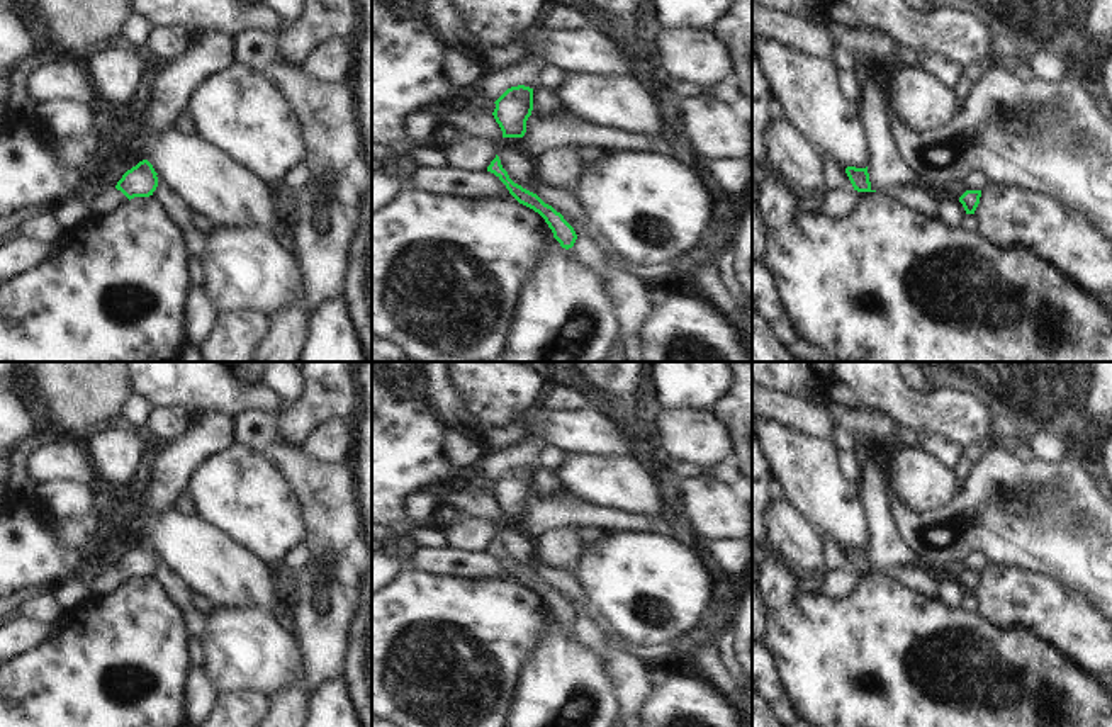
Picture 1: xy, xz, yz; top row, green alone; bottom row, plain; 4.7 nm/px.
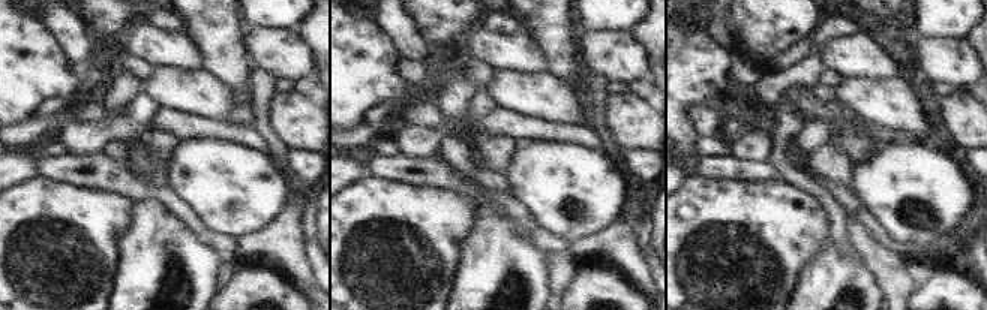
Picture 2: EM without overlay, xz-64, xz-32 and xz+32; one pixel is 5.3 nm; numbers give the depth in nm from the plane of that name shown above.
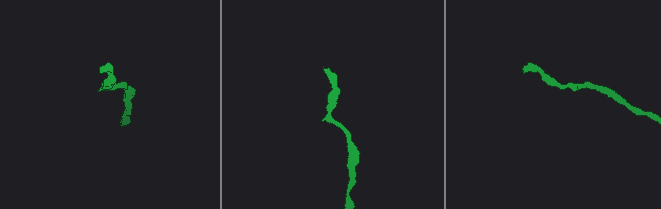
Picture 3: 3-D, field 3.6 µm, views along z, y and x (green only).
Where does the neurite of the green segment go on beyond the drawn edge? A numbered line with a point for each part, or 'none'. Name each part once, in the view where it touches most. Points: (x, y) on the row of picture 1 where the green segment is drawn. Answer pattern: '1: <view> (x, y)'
none

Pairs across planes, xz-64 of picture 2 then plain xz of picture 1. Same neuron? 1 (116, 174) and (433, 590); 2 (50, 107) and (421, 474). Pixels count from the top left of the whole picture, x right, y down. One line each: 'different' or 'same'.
1: different
2: different

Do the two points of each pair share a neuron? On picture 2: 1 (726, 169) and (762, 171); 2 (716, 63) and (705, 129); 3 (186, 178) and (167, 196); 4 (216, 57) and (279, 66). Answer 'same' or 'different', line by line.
1: same
2: different
3: different
4: different

